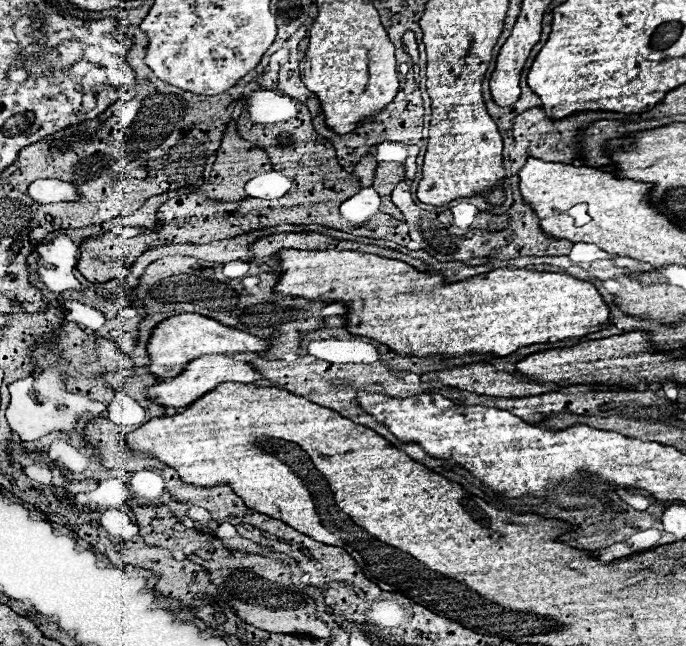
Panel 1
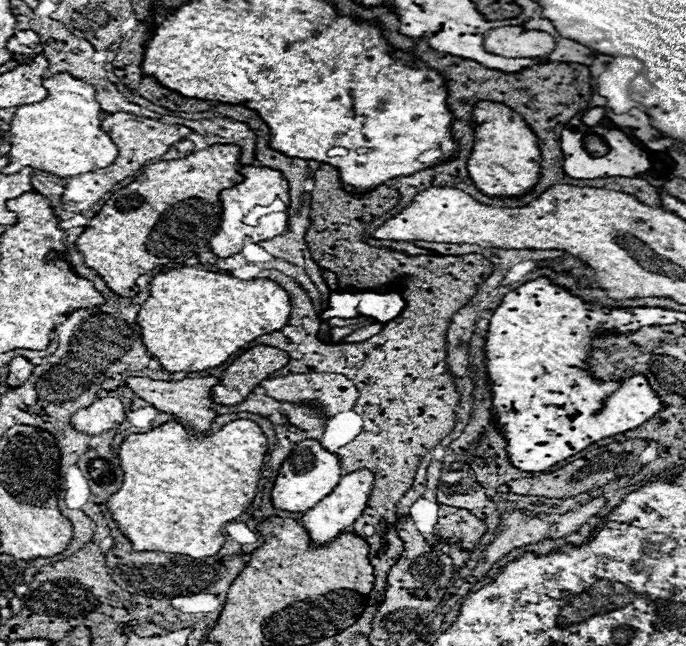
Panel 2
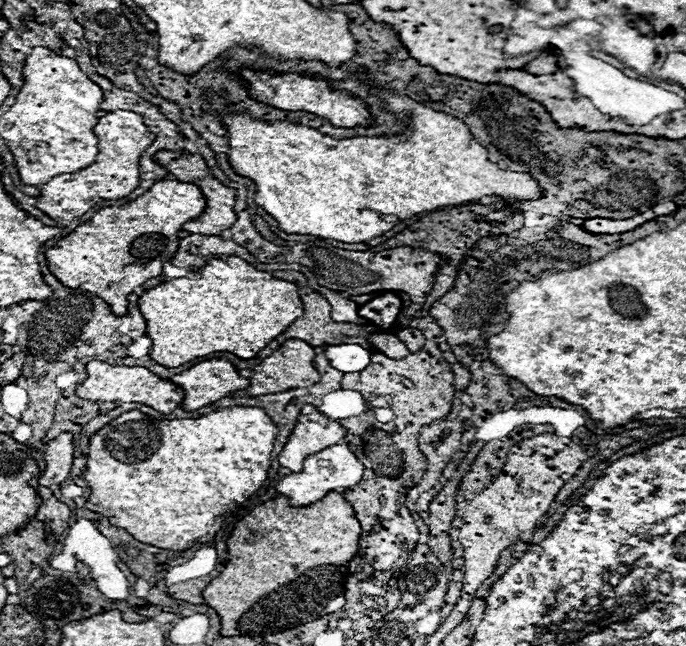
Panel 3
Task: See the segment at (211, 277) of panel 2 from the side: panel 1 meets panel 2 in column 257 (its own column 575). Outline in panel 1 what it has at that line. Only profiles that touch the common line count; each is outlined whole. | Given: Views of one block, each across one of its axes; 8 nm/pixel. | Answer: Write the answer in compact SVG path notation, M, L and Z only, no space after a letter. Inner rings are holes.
M284 248L276 254L276 260L280 264L280 276L276 280L274 292L282 296L302 296L306 300L330 300L346 304L344 318L346 330L350 334L372 338L380 344L386 344L392 352L408 358L452 358L464 354L508 356L522 346L582 338L602 330L602 326L610 322L610 308L602 300L600 292L590 282L576 280L568 274L498 268L460 282L446 282L442 274L418 272L414 266L402 260L382 258L376 254L364 254L354 250Z

